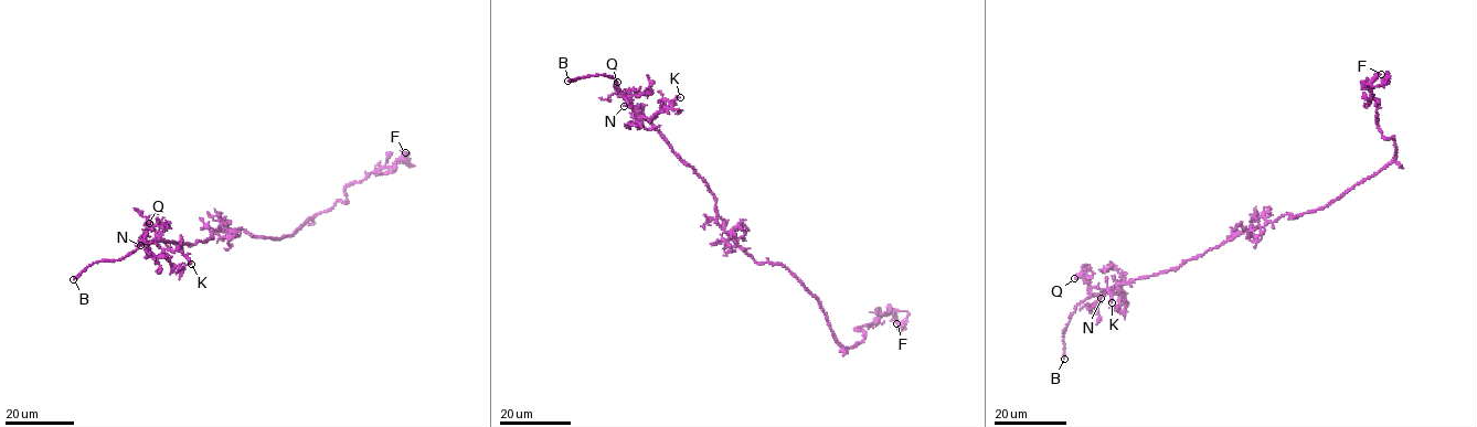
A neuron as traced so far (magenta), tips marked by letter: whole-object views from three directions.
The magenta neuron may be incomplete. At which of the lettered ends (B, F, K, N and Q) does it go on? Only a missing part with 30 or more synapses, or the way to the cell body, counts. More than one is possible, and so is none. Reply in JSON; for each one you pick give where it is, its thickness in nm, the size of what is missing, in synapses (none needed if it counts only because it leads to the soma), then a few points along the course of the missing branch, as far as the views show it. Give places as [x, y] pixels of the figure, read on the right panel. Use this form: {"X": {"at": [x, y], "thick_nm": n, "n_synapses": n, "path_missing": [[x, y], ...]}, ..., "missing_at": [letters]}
{"B": {"at": [1064, 359], "thick_nm": 200, "path_missing": [[1064, 359], [1059, 376], [1060, 396]]}, "N": {"at": [1101, 298], "thick_nm": 240, "n_synapses": 80, "path_missing": [[1101, 298], [1097, 302], [1094, 275], [1087, 265]]}, "missing_at": ["B", "N"]}

